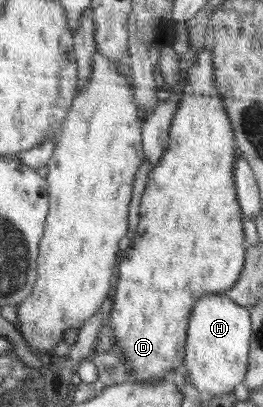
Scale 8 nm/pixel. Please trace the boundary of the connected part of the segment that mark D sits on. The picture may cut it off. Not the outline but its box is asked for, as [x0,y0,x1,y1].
[106,40,247,382]

